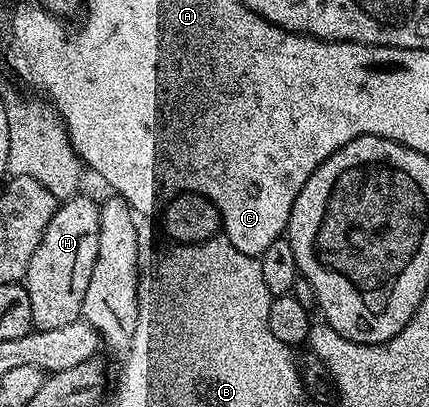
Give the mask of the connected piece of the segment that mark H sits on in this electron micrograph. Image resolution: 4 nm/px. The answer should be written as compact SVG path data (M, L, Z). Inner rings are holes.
M82 192L60 201L53 212L53 220L41 236L41 244L33 252L29 260L25 285L29 292L31 305L31 324L36 330L61 328L65 324L80 321L85 300L85 288L89 288L89 280L93 277L93 264L97 264L97 236L99 235L98 201L86 198Z

